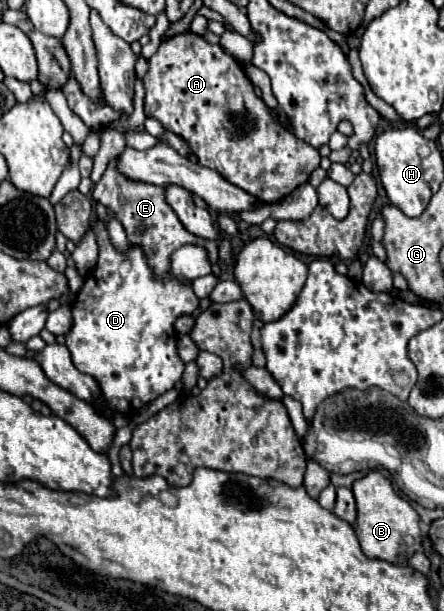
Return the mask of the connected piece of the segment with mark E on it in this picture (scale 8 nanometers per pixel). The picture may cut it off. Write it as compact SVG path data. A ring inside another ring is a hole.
M116 158L110 160L106 172L102 174L102 180L94 186L92 196L102 206L112 208L116 218L122 222L122 226L124 226L124 230L128 234L128 240L134 240L134 244L142 244L142 248L146 248L146 256L150 256L150 264L154 264L154 268L158 268L158 272L162 272L162 276L166 274L166 268L170 264L170 254L174 250L178 250L180 246L184 246L184 244L202 246L208 252L210 264L218 264L218 248L216 248L216 244L186 232L186 228L182 226L178 216L174 214L174 210L166 202L166 192L160 186L128 180L126 176L122 176L116 170L116 166L118 166L118 160Z

